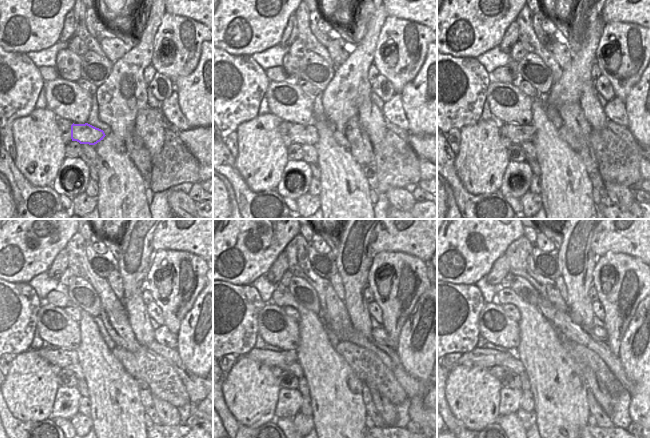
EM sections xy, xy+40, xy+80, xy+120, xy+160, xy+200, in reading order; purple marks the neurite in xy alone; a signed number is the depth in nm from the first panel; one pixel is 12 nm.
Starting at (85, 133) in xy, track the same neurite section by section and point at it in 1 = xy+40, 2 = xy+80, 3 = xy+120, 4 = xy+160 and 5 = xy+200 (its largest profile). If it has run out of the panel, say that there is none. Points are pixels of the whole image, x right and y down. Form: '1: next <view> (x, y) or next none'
1: next xy+40 (299, 134)
2: next xy+80 (517, 134)
3: next xy+120 (67, 359)
4: next xy+160 (287, 360)
5: next xy+200 (479, 357)

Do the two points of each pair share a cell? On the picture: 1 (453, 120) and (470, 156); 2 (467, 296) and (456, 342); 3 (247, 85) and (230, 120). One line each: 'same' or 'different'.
1: different
2: same
3: same

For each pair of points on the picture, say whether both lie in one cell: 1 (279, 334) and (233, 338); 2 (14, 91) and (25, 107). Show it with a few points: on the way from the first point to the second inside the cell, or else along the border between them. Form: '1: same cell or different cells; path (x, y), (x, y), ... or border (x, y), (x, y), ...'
1: different cells; border (261, 310), (258, 314), (257, 333)
2: same cell; path (14, 95), (21, 103)

